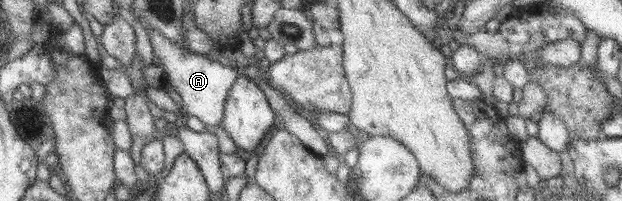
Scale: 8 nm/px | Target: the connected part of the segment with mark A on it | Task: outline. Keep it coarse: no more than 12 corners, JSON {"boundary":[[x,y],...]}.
{"boundary":[[145,27],[188,116],[219,125],[238,73]]}

